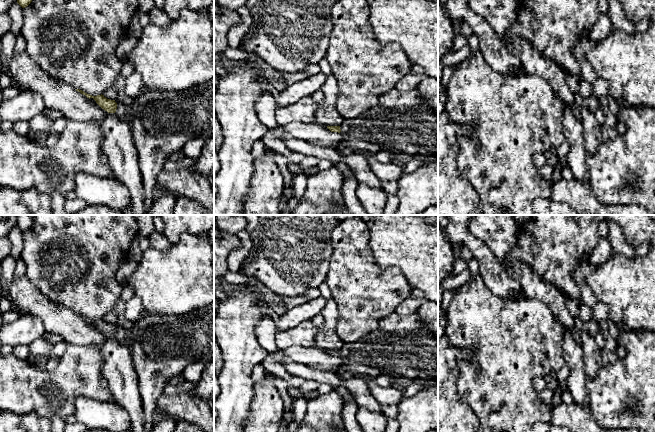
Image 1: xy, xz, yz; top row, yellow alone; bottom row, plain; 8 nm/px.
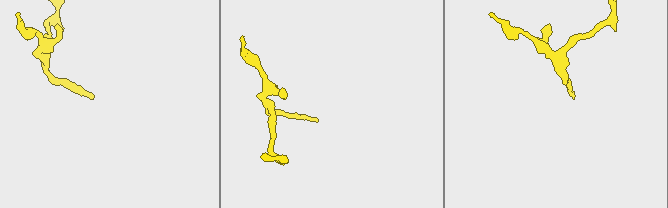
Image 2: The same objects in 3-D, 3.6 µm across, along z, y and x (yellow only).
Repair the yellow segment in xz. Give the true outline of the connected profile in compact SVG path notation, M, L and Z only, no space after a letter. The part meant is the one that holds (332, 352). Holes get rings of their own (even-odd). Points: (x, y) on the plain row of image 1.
M377 329L357 342L344 343L340 350L327 352L331 356L341 356L377 368L382 373L394 373L405 378L438 383L438 335L423 329L404 332L385 332Z

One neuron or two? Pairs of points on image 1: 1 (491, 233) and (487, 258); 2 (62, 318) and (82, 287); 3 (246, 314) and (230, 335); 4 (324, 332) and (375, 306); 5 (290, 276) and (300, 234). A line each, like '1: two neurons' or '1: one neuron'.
1: two neurons
2: two neurons
3: one neuron
4: two neurons
5: one neuron

